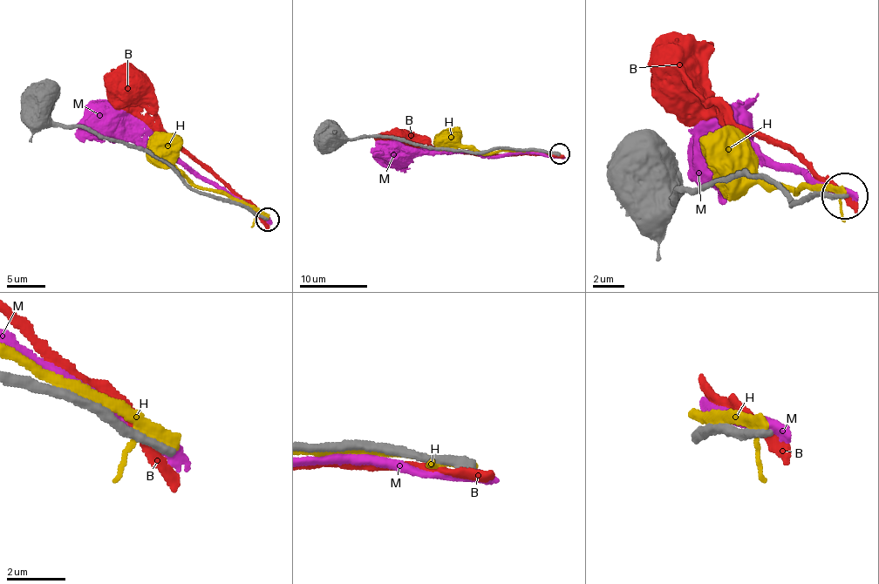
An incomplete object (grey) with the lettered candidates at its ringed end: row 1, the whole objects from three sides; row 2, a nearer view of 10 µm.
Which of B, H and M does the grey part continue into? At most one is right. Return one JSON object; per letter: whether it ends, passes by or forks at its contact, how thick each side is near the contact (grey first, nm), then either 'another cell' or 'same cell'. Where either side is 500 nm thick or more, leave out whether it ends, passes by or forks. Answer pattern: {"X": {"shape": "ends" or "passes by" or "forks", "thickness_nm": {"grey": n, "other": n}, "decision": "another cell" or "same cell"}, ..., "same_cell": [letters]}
{"B": {"shape": "passes by", "thickness_nm": {"grey": 400, "other": 300}, "decision": "another cell"}, "H": {"shape": "forks", "thickness_nm": {"grey": 280, "other": 240}, "decision": "another cell"}, "M": {"thickness_nm": {"grey": 320, "other": 550}, "decision": "another cell"}, "same_cell": []}

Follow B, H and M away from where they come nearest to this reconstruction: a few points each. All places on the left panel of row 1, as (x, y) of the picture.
B: (260, 214), (236, 198), (213, 175), (181, 152), (158, 121), (136, 83), (124, 78)
H: (256, 212), (219, 192), (188, 182), (170, 166), (162, 147), (165, 144)
M: (266, 220), (229, 198), (205, 179), (190, 173), (183, 165), (137, 146), (105, 121)

